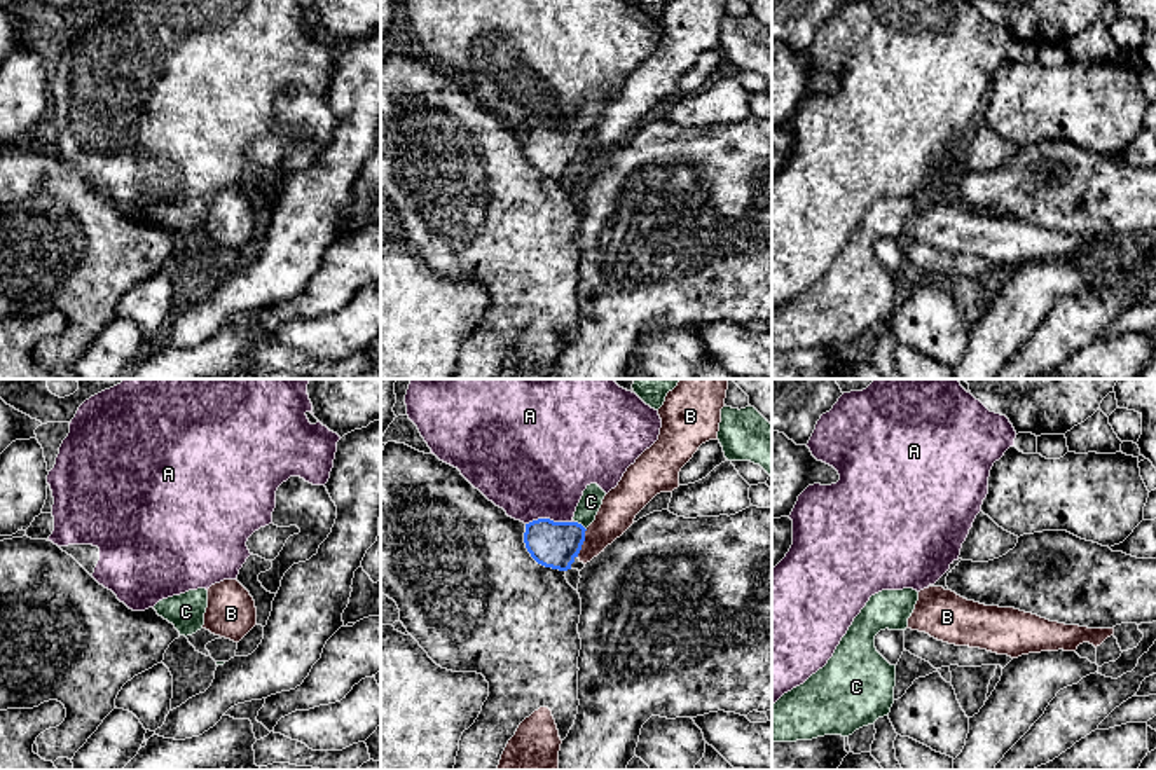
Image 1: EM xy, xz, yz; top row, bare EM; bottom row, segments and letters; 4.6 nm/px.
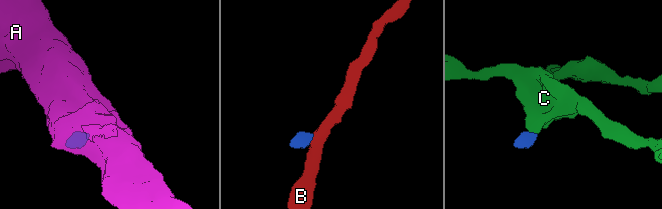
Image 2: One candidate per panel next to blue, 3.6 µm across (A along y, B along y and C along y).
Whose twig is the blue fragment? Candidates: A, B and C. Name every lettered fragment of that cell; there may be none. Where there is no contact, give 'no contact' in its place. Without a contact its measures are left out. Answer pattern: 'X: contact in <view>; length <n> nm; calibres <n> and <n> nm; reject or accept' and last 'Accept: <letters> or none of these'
A: contact in xz; length 220 nm; calibres 220 and 480 nm; reject
B: contact in xz; length 140 nm; calibres 220 and 170 nm; reject
C: contact in xz; length 70 nm; calibres 220 and 100 nm; accept
Accept: C

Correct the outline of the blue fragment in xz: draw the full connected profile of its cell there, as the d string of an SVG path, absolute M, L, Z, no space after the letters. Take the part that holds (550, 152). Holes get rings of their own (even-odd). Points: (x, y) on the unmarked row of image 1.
M590 93L576 115L571 131L538 127L526 133L524 152L531 166L552 178L568 180L585 150L587 136L595 129L606 101Z

